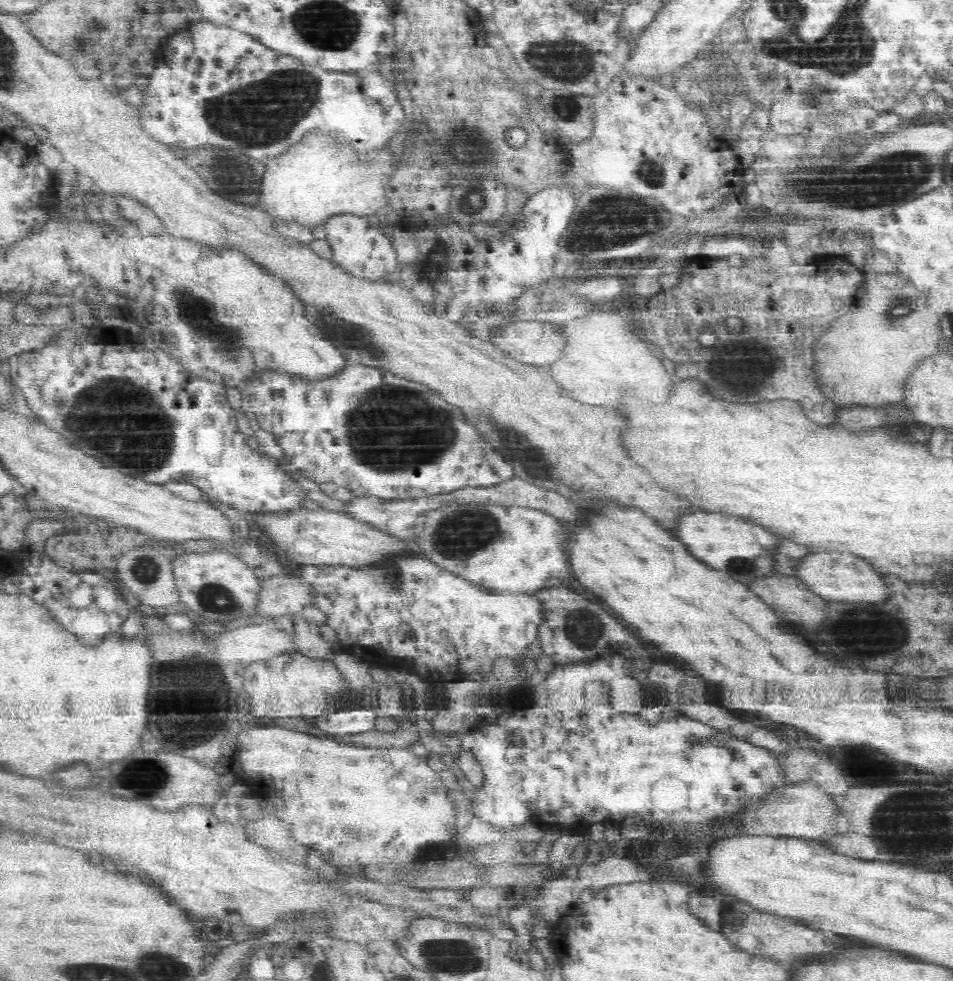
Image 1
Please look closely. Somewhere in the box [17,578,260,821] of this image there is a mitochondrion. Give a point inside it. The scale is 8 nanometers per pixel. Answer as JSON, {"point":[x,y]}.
{"point":[187,717]}

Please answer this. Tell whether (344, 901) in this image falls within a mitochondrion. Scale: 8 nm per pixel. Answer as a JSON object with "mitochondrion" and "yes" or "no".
{"mitochondrion":"no"}

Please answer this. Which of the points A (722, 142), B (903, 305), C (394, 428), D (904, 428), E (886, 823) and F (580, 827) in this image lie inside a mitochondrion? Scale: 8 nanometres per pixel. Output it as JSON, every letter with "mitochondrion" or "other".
{"A":"other","B":"mitochondrion","C":"mitochondrion","D":"other","E":"mitochondrion","F":"other"}

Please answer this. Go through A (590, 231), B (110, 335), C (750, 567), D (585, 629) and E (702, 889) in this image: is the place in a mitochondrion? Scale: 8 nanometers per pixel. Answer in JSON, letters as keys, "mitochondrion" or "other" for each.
{"A":"mitochondrion","B":"other","C":"mitochondrion","D":"mitochondrion","E":"other"}

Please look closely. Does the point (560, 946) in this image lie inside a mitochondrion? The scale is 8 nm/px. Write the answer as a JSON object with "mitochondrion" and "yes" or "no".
{"mitochondrion":"no"}

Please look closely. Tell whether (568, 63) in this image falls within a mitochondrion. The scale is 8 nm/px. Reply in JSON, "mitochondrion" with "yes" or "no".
{"mitochondrion":"yes"}

